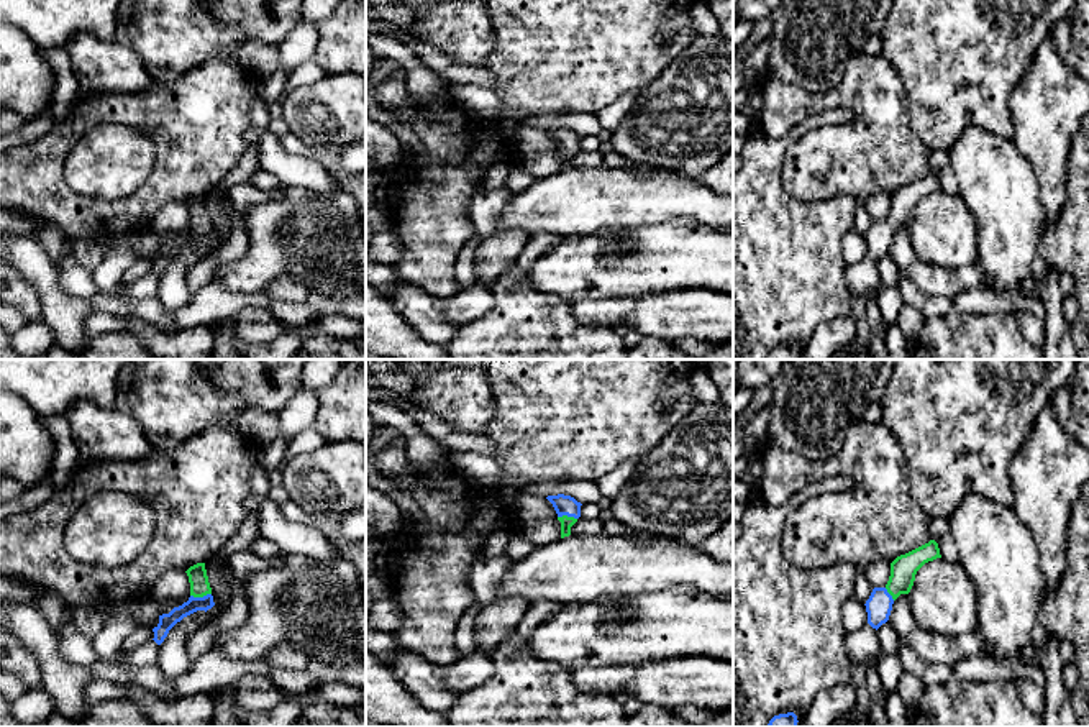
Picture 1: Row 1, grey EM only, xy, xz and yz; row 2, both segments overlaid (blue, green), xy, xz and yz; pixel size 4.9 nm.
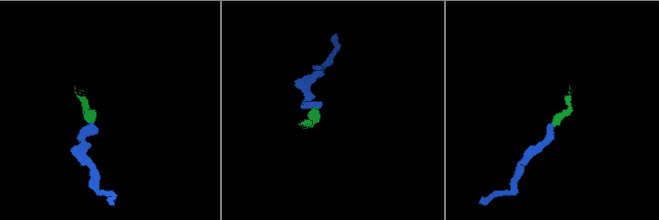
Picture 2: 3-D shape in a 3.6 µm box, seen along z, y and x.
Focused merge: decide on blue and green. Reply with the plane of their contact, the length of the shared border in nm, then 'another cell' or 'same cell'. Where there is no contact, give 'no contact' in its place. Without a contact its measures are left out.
meets blue in xy; contact 110 nm long; same cell

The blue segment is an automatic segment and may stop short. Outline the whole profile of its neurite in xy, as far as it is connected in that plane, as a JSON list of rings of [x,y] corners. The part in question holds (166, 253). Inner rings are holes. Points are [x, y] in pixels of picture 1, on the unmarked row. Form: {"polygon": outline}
{"polygon": [[[197,195],[190,199],[187,203],[189,215],[190,215],[190,230],[179,240],[174,240],[169,246],[159,248],[159,256],[153,261],[154,274],[161,277],[167,269],[169,263],[180,254],[184,249],[197,245],[197,243],[208,243],[215,238],[212,220],[208,215],[205,195]]]}

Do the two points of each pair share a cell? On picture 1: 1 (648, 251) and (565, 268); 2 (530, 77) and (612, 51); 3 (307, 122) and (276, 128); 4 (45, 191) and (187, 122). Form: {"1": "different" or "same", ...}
{"1": "same", "2": "same", "3": "different", "4": "same"}

